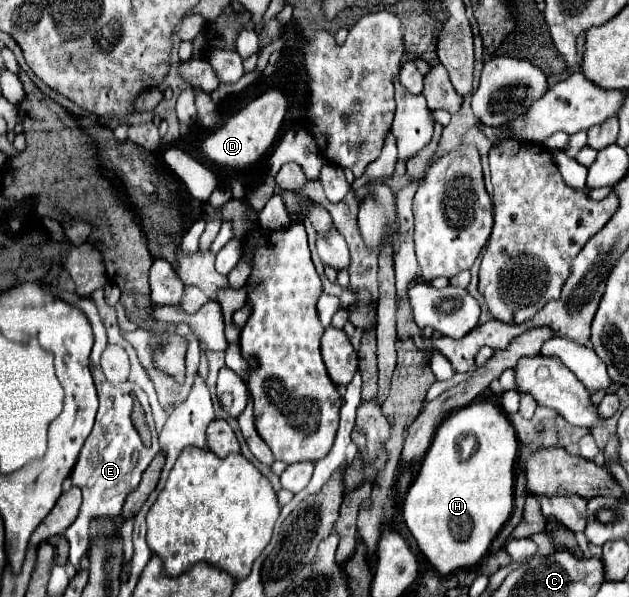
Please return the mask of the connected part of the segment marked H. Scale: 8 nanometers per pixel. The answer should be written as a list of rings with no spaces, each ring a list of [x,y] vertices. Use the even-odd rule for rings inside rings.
[[[477,401],[461,407],[459,413],[449,415],[445,425],[437,429],[429,453],[425,453],[419,473],[403,499],[403,521],[417,539],[421,553],[429,559],[439,575],[473,567],[489,553],[493,539],[513,511],[513,469],[517,459],[517,443],[519,441],[513,425],[499,411],[499,407],[489,401]],[[467,437],[475,439],[475,449],[469,459],[461,459],[461,443]]]

